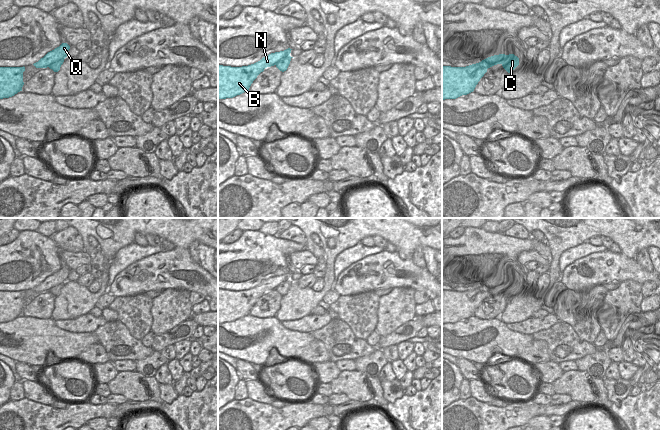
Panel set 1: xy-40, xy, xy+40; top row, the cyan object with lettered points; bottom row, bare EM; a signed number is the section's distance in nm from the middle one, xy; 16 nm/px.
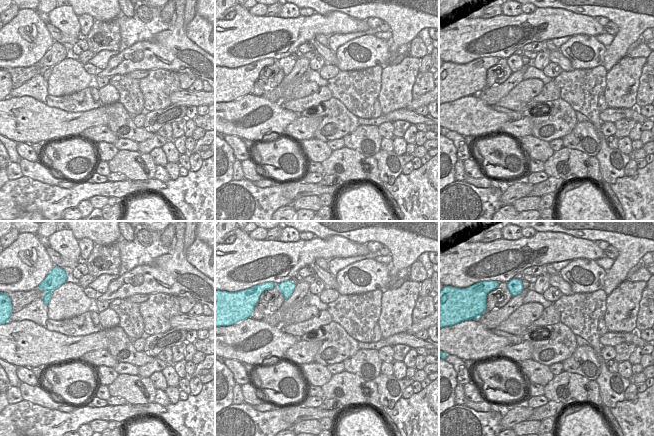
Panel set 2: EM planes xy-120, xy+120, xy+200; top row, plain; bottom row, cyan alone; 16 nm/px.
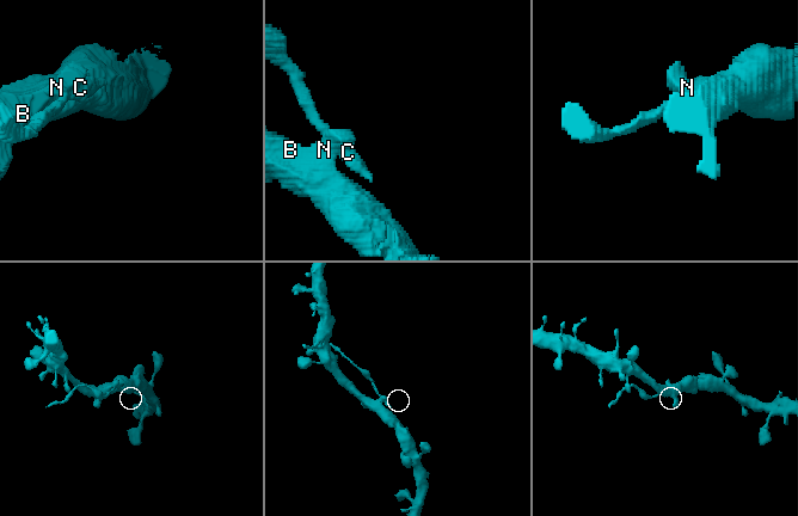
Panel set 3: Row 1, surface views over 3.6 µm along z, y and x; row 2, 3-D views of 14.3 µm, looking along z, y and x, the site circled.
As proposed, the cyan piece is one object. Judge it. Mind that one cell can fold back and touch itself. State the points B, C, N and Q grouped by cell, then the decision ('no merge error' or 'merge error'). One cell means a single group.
B N Q / C; merge error

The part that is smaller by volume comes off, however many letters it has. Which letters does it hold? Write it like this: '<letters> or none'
C

